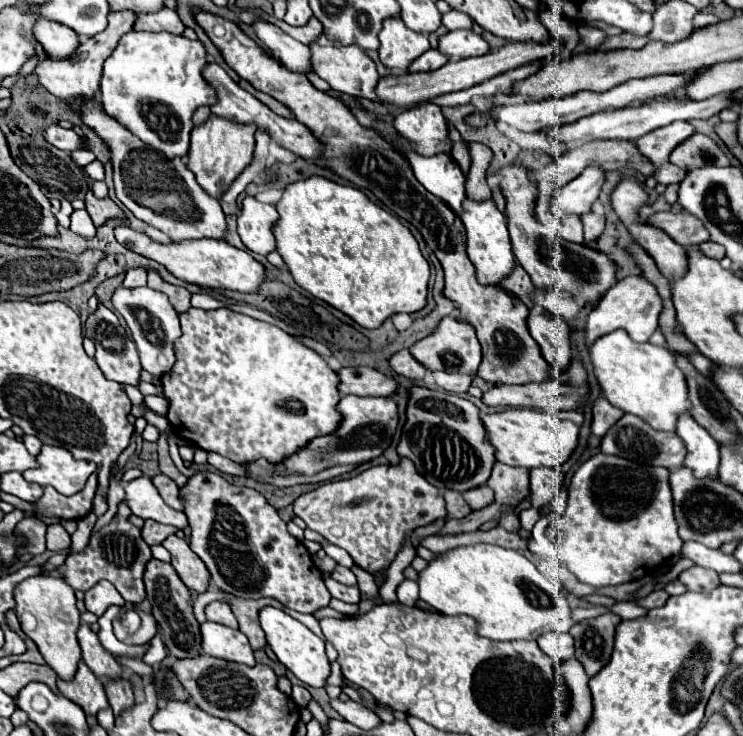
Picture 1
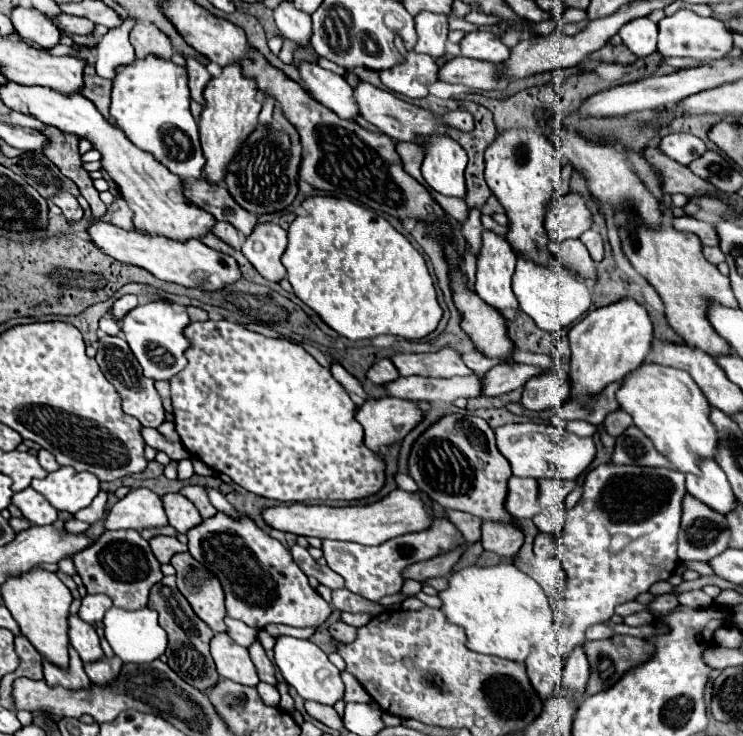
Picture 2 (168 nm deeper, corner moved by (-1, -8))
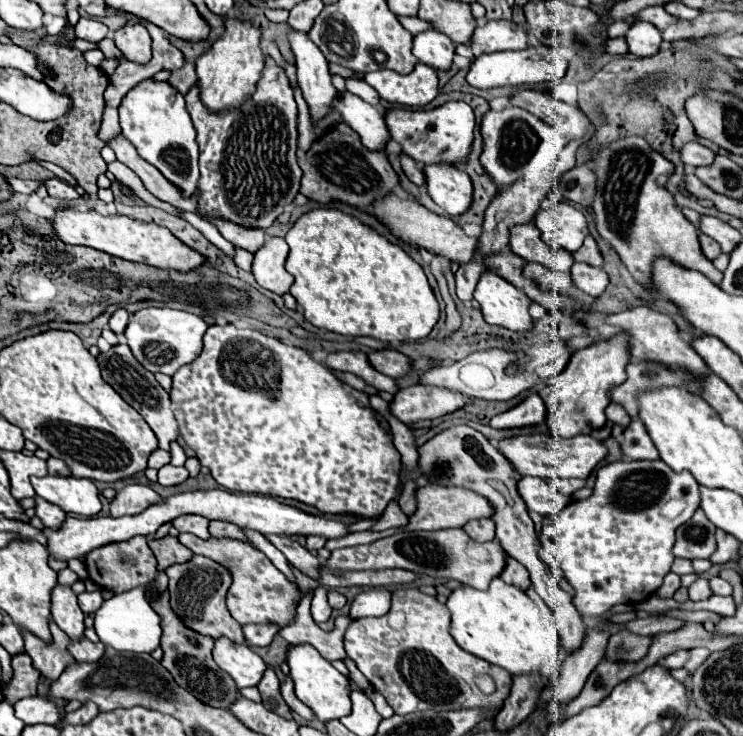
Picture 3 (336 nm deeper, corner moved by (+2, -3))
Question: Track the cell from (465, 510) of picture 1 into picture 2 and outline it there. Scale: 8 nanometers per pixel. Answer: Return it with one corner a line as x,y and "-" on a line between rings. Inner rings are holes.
445,510
447,518
457,526
457,530
463,534
463,538
467,542
477,542
479,540
479,526
481,526
481,518
467,514
467,512
459,512
459,510

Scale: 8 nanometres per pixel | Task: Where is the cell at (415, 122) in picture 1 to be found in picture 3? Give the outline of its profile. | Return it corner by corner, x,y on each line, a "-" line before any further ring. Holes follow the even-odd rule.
430,165
424,167
426,187
432,201
446,215
462,215
472,205
472,181
454,165

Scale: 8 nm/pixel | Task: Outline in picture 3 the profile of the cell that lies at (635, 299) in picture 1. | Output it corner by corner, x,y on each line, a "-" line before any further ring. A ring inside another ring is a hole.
618,335
610,341
598,341
588,349
578,349
566,369
552,377
540,397
546,403
546,421
556,437
570,439
576,435
590,435
594,429
602,429
606,423
604,409
610,403
610,391
626,381
626,363
630,361
626,337

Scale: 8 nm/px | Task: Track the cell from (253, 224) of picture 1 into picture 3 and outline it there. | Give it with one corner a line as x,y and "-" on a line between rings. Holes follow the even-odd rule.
270,237
262,249
254,255
252,273
260,287
276,293
286,295
292,285
292,275
284,269
288,257
288,245
280,237

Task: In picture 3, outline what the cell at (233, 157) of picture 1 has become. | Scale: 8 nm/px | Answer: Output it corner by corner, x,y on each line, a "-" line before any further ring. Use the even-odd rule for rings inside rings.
226,17
224,33
210,45
206,53
202,53
196,59
202,103
212,111
240,107
248,97
252,97
256,81
262,75
262,69
264,69
264,53
260,49
260,29
256,29
250,21

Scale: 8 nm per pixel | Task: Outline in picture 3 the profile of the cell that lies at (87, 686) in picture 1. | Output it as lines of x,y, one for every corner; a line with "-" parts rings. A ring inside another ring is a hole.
50,621
50,633
52,633
52,643
44,643
42,639
34,637
34,633
22,629
22,637
24,637
24,647
28,651
28,655
34,661
34,667
46,677
56,681
62,671
74,663
72,655
68,653
68,645
70,645
70,637
56,625

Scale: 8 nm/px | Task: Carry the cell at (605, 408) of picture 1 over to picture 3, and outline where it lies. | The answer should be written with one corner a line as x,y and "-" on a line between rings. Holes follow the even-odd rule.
610,403
610,405
606,407
606,417
608,417
612,423
618,423
618,425
622,425
622,427
626,427
626,425
630,423
628,413
626,413
624,407
618,405
618,403

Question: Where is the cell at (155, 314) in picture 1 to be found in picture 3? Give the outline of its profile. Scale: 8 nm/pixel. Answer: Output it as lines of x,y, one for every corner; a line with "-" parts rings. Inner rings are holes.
148,307
140,309
134,315
130,315
128,327
124,331
124,339
128,347
132,349
134,357
152,373
164,373
164,375
174,375
180,367
192,363
198,357
198,351
202,351
202,337
206,333
208,325
202,317
186,313
186,311
176,311
176,309
158,309
158,307

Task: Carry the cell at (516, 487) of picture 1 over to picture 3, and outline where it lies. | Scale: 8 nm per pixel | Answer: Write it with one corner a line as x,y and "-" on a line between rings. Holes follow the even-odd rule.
524,477
518,483
518,491
524,497
526,507
540,515
560,513
560,509
564,509
570,503
570,497
550,489
548,483
538,477

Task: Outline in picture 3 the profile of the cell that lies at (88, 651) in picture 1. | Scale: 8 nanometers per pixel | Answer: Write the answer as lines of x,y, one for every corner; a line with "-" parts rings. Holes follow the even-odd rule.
56,585
52,589
52,619
54,623
70,637
80,639
84,637
84,613
78,607
76,595
70,587

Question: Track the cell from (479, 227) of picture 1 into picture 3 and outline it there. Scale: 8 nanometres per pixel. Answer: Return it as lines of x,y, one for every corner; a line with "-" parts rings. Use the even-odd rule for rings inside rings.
492,271
482,273
474,291
474,299
480,303
484,321
490,325
512,331
530,331
536,325
528,313
532,301
526,297
526,293

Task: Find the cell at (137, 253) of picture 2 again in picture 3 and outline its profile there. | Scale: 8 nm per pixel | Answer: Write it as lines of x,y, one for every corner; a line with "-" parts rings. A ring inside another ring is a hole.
60,205
56,207
56,215
50,219
50,225
54,235
68,245
86,245
104,251
108,255
134,261
134,263
146,263
158,269
190,271
204,263
204,257
200,253
192,251
182,241
178,241
166,227
160,227
156,223
140,223
124,215
102,215
94,209
76,211
74,207

